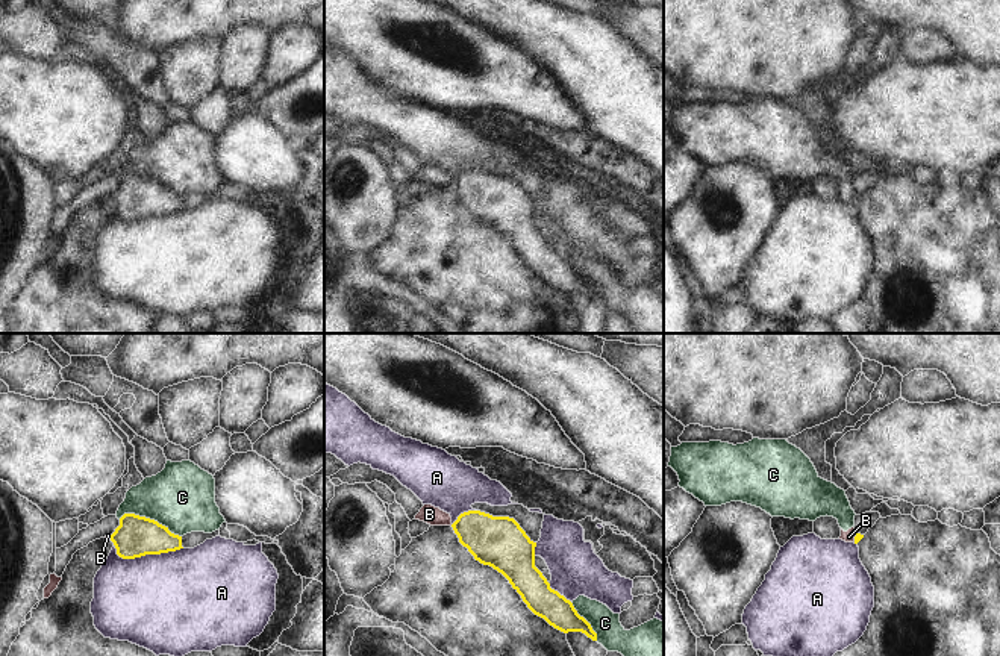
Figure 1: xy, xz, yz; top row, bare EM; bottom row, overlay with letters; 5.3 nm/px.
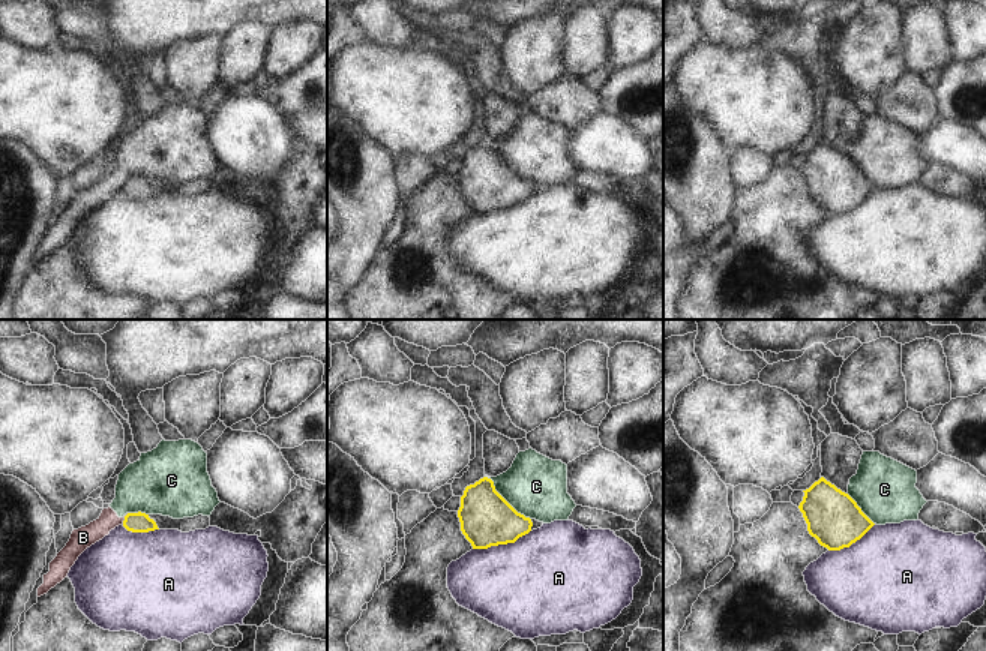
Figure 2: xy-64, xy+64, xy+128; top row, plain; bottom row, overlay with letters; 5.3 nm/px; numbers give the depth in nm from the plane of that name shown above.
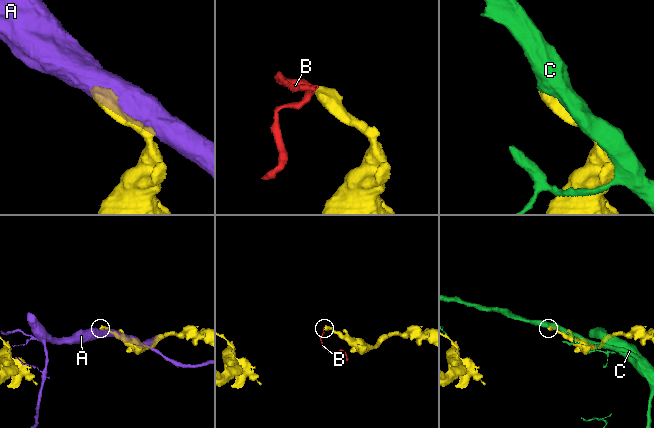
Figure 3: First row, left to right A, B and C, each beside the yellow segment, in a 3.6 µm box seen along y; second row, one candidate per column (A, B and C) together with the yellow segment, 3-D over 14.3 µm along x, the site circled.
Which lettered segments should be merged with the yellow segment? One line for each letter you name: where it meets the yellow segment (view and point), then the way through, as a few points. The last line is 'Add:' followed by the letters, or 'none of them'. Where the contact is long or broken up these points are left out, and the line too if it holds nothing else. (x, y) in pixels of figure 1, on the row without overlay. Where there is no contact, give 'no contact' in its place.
Add: none of them

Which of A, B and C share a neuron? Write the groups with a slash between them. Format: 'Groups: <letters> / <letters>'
Groups: A / B C.

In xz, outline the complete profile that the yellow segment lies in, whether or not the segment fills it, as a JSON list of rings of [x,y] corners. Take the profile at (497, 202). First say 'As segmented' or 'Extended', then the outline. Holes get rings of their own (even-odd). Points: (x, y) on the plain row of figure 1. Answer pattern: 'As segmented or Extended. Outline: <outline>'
As segmented. Outline: [[[468,171],[452,188],[474,220],[502,233],[535,276],[564,294],[582,292],[597,301],[591,285],[535,227],[536,203],[514,179]]]

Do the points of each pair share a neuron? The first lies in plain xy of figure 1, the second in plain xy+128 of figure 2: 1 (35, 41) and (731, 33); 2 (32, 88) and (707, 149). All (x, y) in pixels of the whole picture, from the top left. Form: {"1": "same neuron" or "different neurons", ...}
{"1": "same neuron", "2": "different neurons"}

